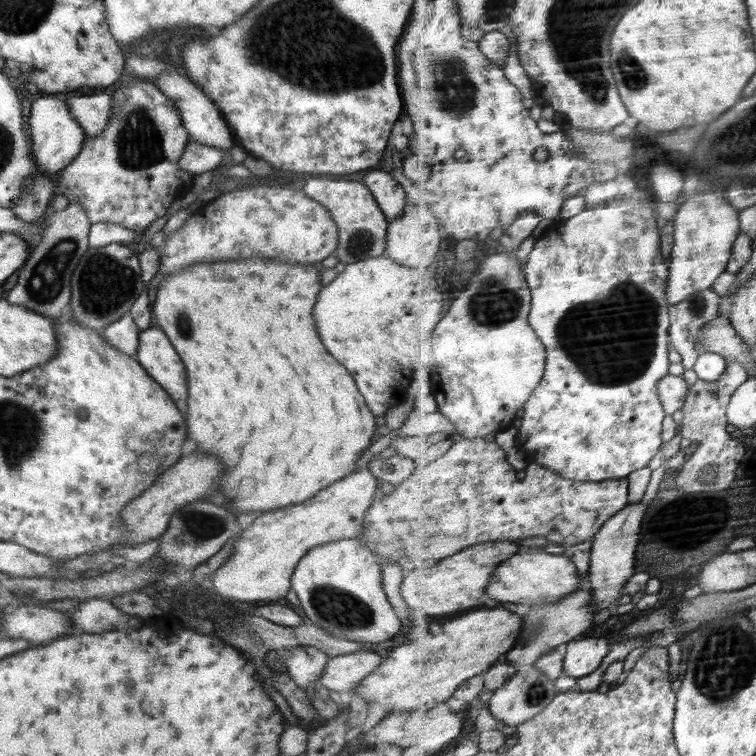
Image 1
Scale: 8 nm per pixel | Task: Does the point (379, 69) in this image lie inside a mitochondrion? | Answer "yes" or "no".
yes

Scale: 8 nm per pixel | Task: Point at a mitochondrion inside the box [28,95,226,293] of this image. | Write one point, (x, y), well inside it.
(139, 146)

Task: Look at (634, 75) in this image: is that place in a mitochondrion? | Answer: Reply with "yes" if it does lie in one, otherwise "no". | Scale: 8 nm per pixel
yes

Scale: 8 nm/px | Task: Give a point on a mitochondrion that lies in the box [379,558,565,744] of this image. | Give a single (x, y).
(536, 693)

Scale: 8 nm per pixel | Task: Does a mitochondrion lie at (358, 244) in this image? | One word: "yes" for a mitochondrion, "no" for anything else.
yes

